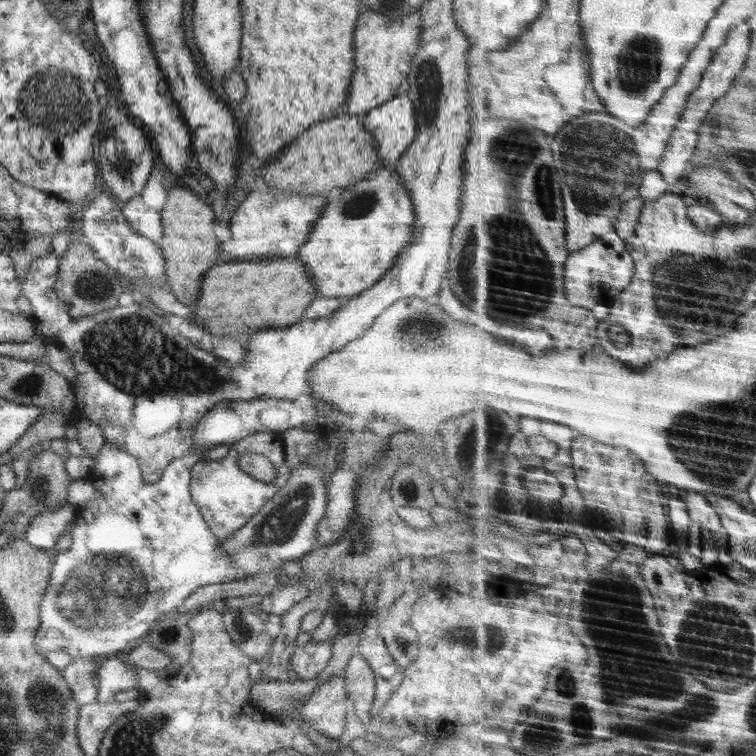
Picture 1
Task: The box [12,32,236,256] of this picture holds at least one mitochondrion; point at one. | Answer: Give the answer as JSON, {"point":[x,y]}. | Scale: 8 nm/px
{"point":[55,99]}

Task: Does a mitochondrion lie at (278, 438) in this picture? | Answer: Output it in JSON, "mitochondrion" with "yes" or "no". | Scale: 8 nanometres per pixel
{"mitochondrion":"no"}

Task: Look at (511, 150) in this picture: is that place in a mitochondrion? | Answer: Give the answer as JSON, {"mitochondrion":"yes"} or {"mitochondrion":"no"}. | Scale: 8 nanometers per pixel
{"mitochondrion":"yes"}

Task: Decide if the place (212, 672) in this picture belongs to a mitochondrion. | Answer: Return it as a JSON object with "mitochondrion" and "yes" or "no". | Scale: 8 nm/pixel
{"mitochondrion":"no"}

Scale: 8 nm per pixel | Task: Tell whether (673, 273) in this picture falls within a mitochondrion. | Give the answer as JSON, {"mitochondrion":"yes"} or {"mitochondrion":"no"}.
{"mitochondrion":"yes"}

